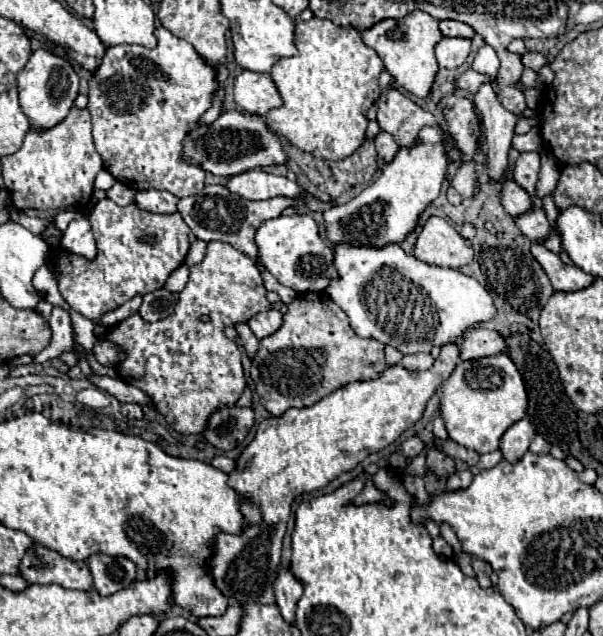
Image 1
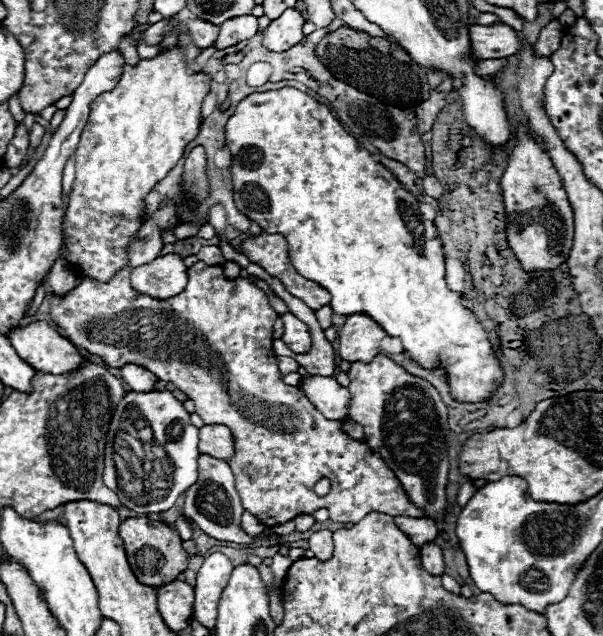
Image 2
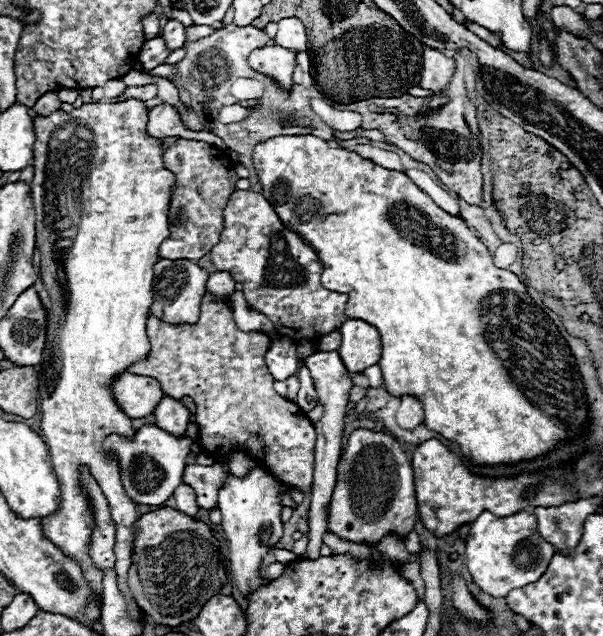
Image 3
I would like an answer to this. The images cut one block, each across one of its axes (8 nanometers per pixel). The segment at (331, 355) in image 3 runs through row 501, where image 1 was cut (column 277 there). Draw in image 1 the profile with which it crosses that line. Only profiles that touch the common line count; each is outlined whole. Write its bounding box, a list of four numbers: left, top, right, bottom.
[248,310,282,340]

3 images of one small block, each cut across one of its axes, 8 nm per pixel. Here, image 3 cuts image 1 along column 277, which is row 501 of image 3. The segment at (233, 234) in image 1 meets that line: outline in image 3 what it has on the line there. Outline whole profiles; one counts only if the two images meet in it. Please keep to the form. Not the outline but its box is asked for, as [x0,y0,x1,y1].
[184,464,228,510]

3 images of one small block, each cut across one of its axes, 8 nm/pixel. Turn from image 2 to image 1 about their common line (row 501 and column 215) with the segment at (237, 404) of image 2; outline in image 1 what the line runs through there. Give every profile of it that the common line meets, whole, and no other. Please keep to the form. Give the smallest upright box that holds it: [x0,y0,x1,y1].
[100,242,272,434]

